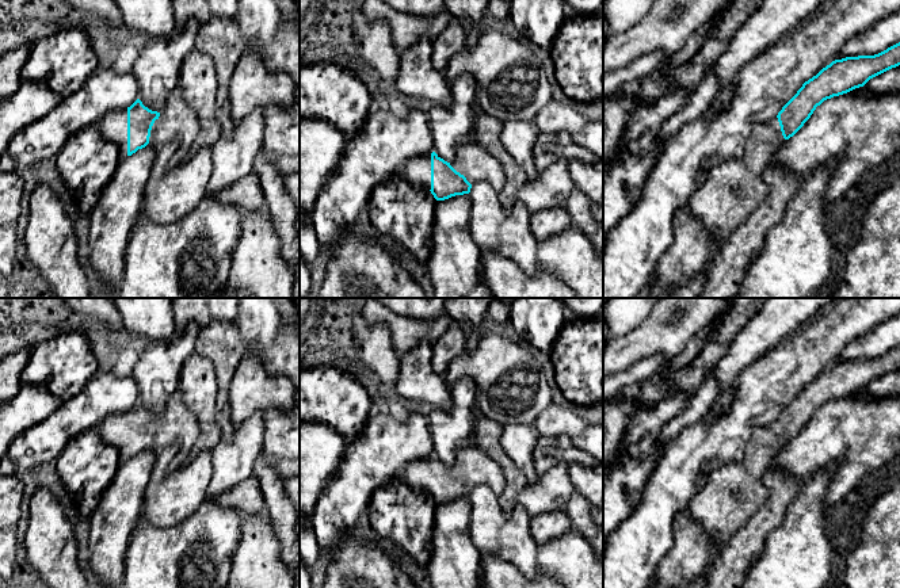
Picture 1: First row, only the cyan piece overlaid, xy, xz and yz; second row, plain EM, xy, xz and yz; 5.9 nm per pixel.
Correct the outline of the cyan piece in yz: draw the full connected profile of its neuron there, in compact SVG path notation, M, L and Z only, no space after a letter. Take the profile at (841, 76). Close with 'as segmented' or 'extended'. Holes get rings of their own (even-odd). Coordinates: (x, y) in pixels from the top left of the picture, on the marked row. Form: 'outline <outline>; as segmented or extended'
outline M900 42L874 56L858 56L835 60L816 76L802 84L797 93L782 107L778 115L758 125L745 141L740 156L729 156L709 169L702 187L691 196L689 207L705 225L712 237L713 256L747 218L767 191L762 179L766 164L773 160L779 148L793 137L811 118L817 106L834 96L863 87L870 79L900 65Z; extended

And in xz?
outline M474 138L457 148L451 163L432 152L408 160L401 175L408 183L430 190L436 201L469 194L478 182L488 183L496 192L506 184L500 163Z; extended

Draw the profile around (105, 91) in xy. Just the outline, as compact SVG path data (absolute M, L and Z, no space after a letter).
M98 69L83 87L62 98L45 117L18 131L0 159L0 173L23 173L45 160L56 159L66 141L98 126L111 112L138 99L136 75Z

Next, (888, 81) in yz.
M900 65L870 79L863 85L863 91L867 95L886 95L900 92Z

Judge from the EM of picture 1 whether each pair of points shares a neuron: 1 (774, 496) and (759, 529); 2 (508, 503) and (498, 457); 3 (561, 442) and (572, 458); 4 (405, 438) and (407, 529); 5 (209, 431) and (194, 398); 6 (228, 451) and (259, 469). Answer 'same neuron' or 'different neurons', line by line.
1: same neuron
2: same neuron
3: same neuron
4: different neurons
5: same neuron
6: different neurons

